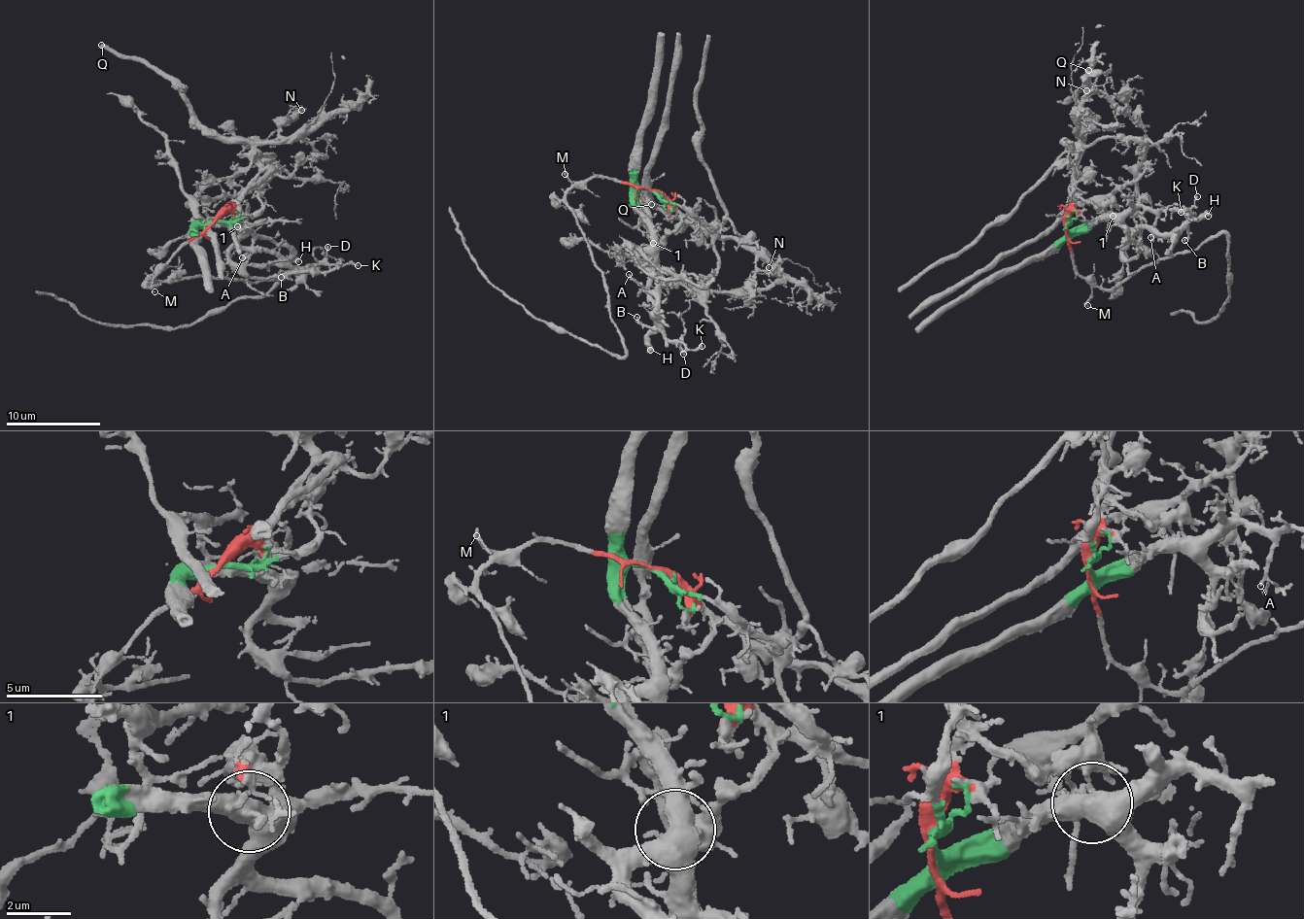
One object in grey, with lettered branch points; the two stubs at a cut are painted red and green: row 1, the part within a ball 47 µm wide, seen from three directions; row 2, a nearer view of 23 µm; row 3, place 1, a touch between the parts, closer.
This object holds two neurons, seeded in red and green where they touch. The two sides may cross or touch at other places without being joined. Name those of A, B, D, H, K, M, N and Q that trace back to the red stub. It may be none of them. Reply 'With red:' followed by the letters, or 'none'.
With red: M, N, Q

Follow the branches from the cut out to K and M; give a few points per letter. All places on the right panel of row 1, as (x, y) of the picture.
K: (1066, 228), (1075, 231), (1118, 220), (1160, 233), (1187, 227), (1189, 212), (1180, 212)
M: (1064, 228), (1073, 259), (1092, 289), (1086, 306)

